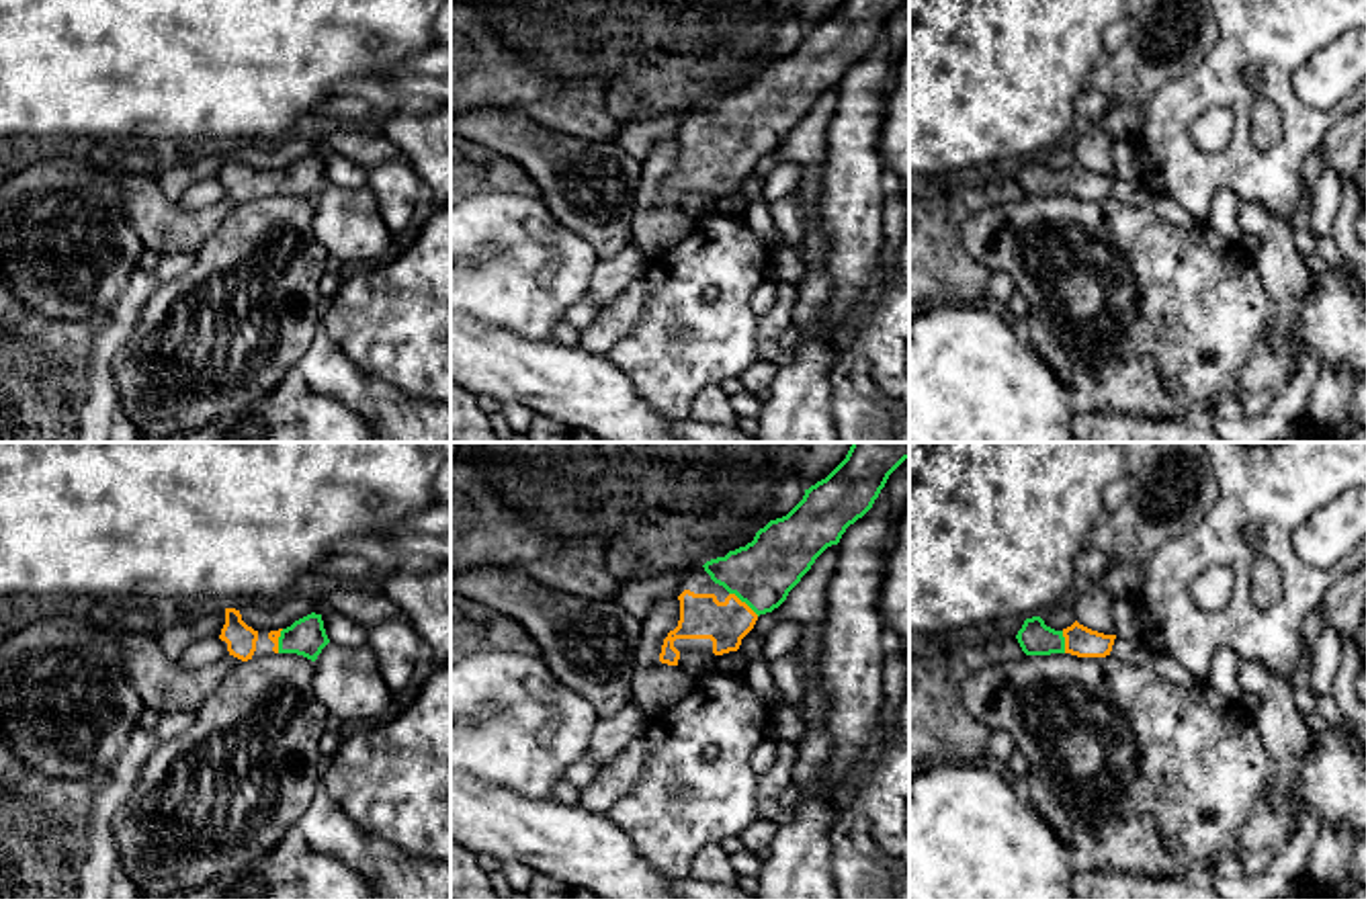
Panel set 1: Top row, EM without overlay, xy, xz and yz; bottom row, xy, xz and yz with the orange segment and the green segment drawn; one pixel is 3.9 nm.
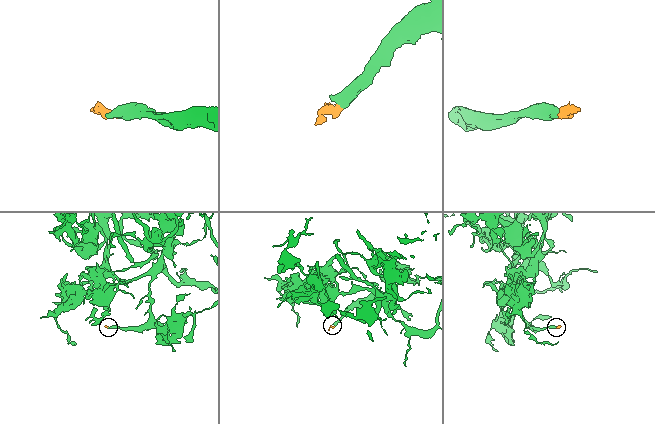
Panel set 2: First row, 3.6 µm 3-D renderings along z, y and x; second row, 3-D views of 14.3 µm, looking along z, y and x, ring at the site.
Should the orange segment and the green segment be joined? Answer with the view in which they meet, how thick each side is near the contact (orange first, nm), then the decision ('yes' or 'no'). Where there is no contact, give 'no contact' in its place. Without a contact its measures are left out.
meets orange in xz; 180 nm thick on the orange side, 260 nm on the other; yes

